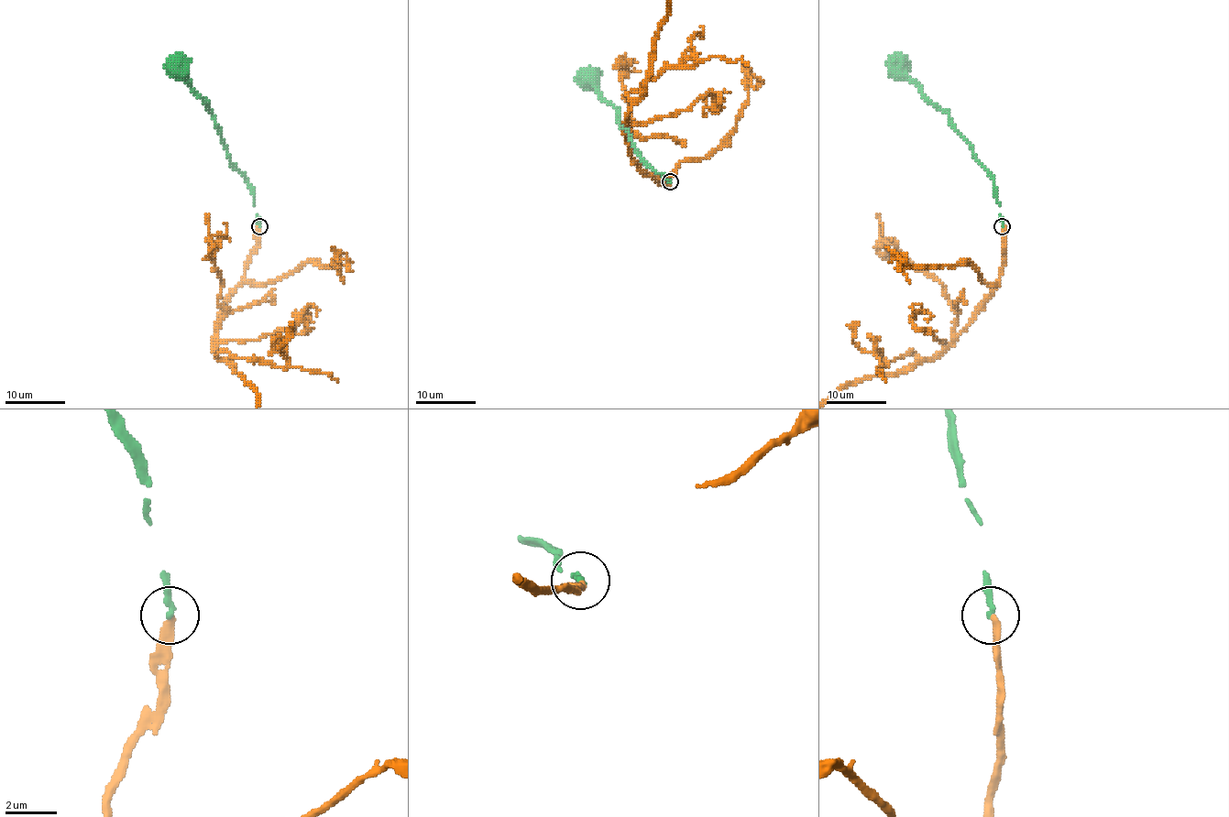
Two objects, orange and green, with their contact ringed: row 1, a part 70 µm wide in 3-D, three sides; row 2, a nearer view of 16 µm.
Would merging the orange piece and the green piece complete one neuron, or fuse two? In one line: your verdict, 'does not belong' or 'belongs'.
belongs

